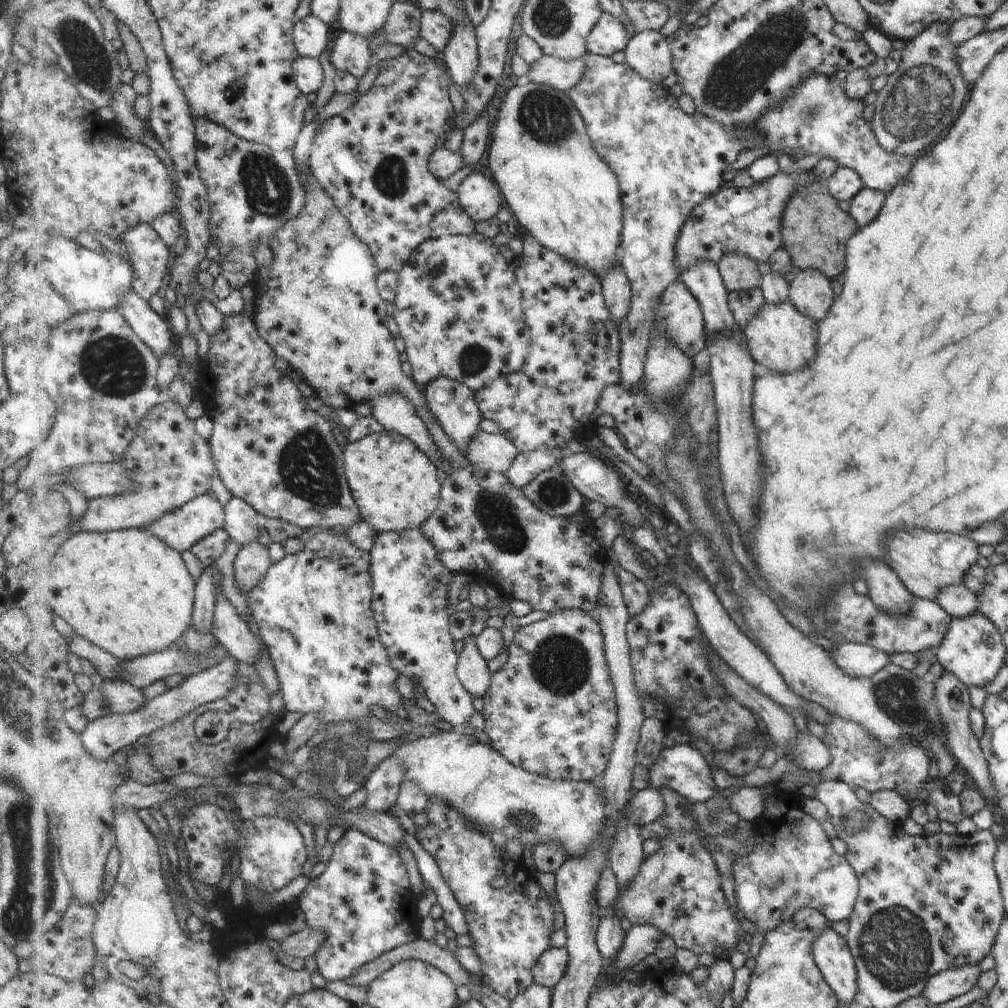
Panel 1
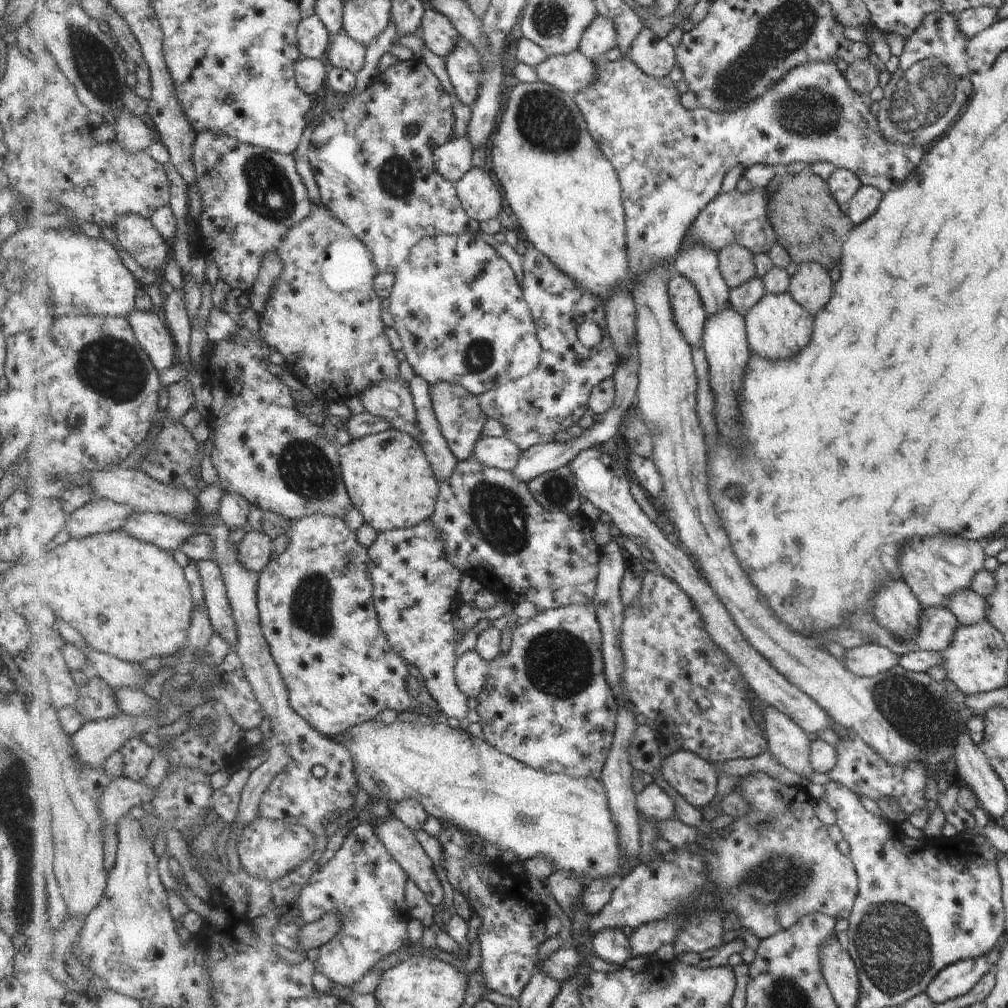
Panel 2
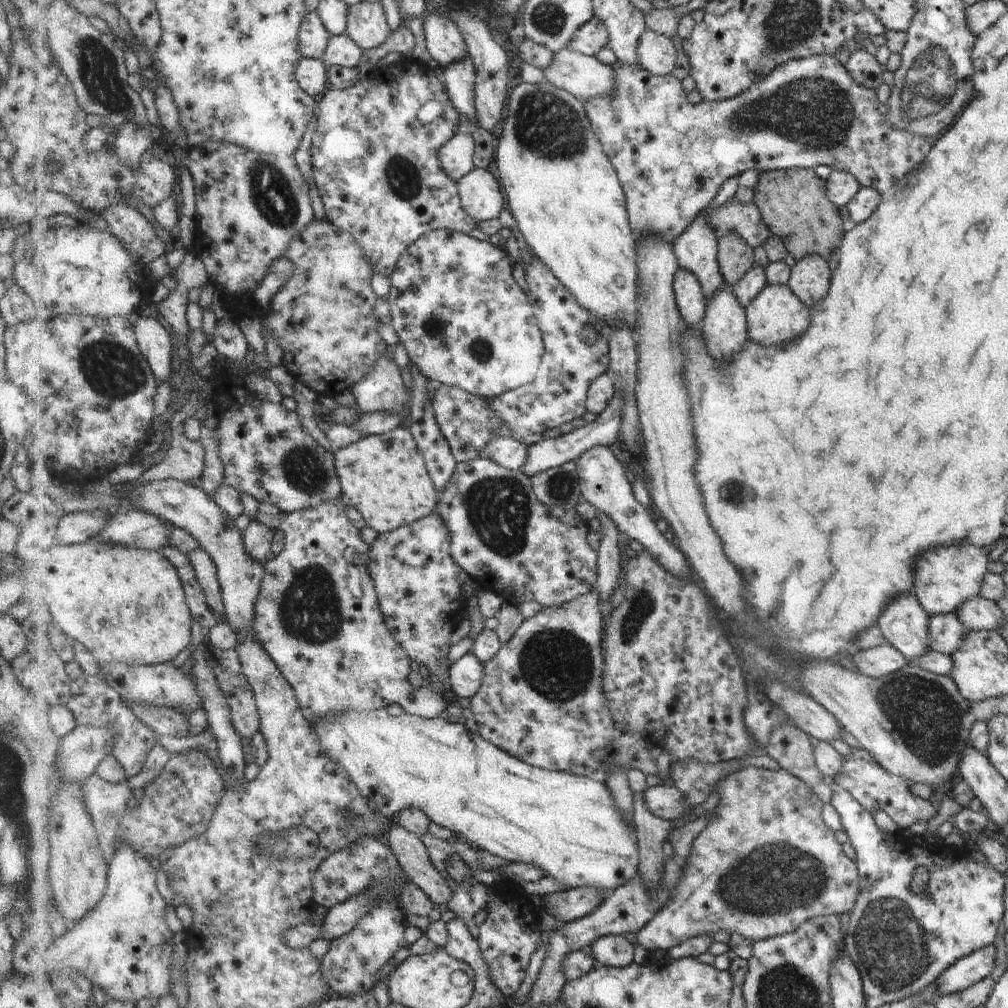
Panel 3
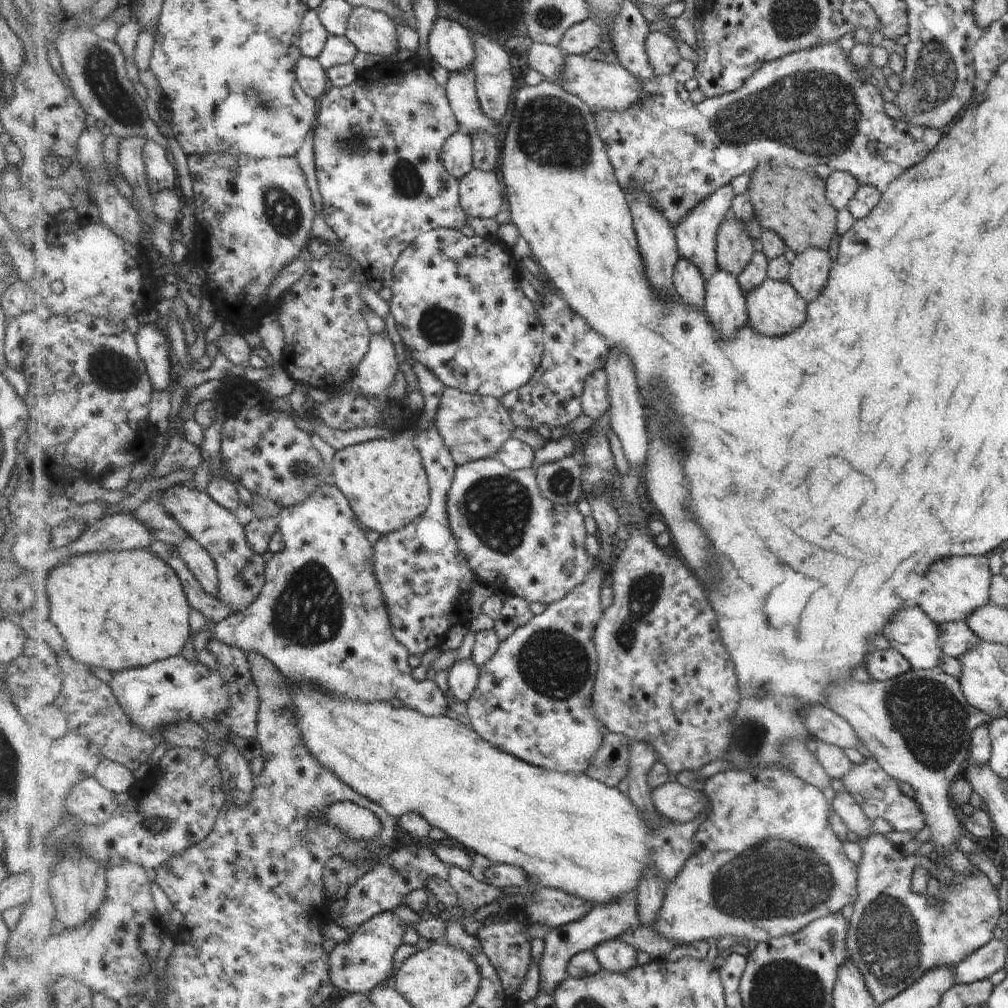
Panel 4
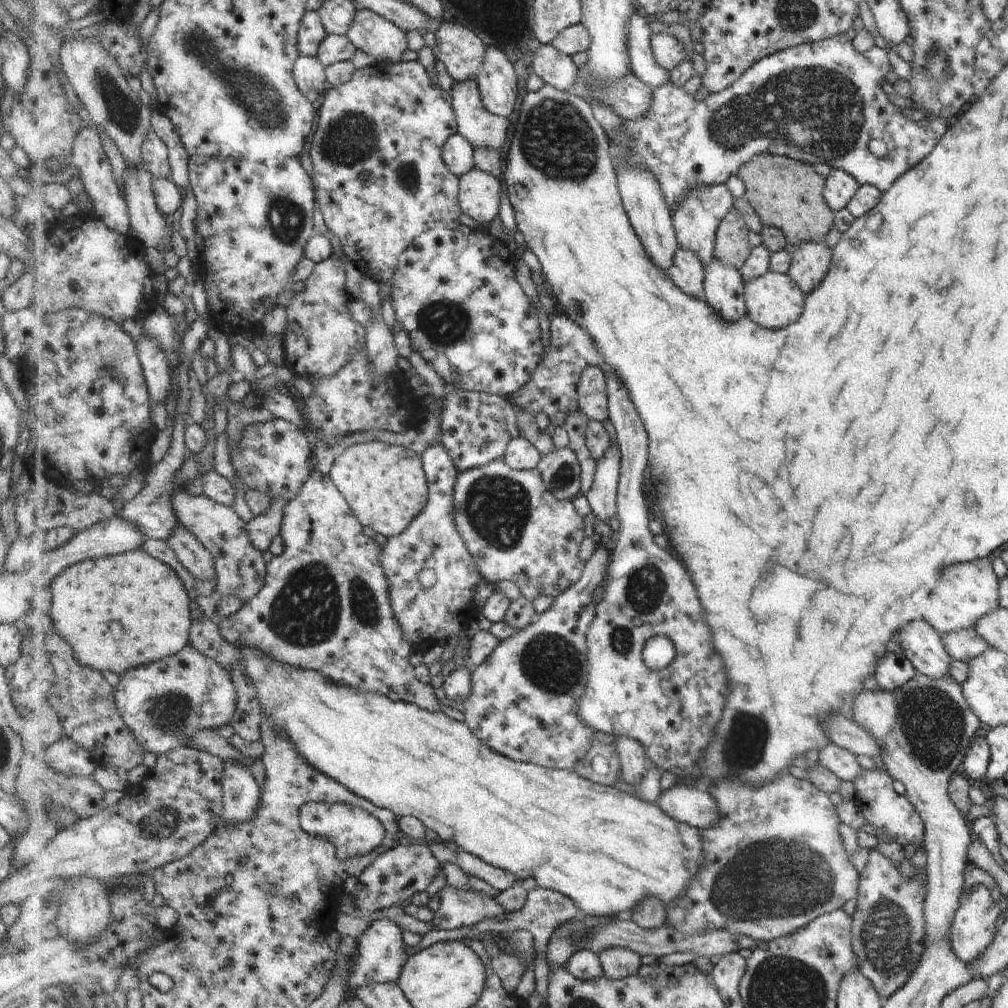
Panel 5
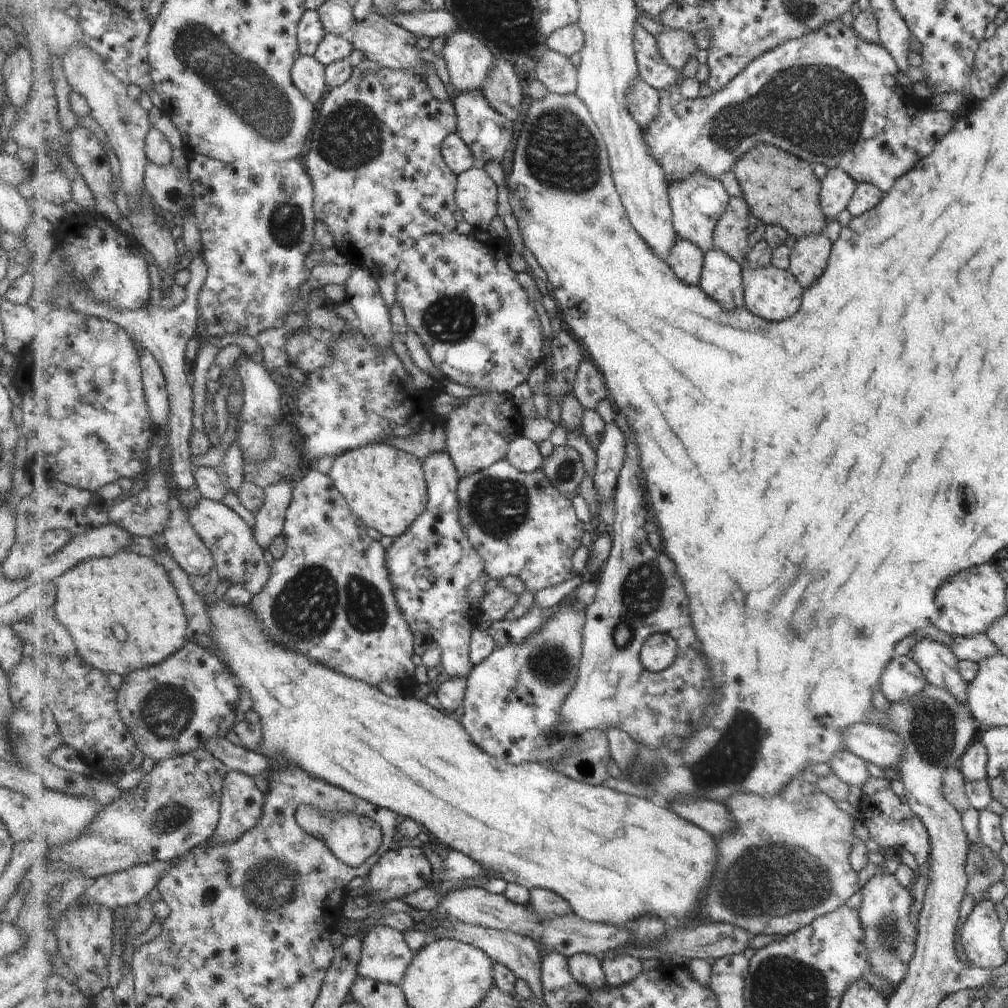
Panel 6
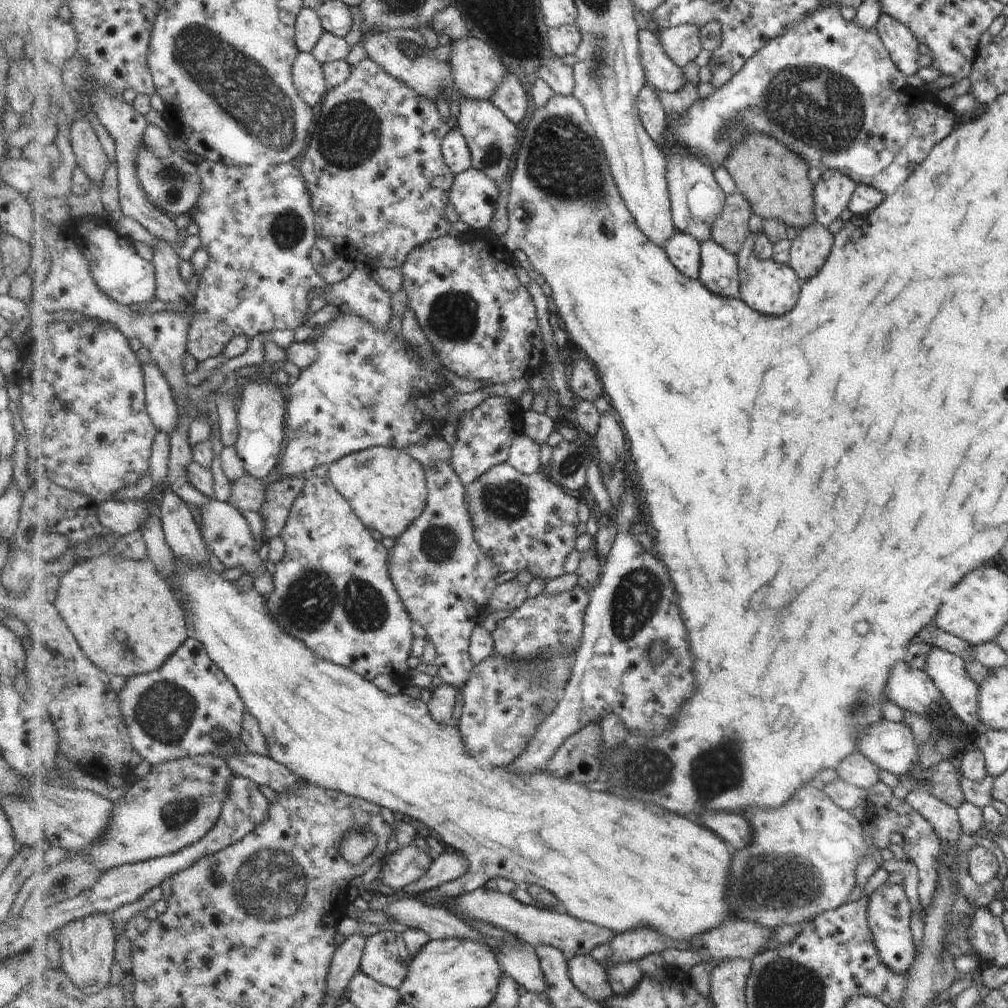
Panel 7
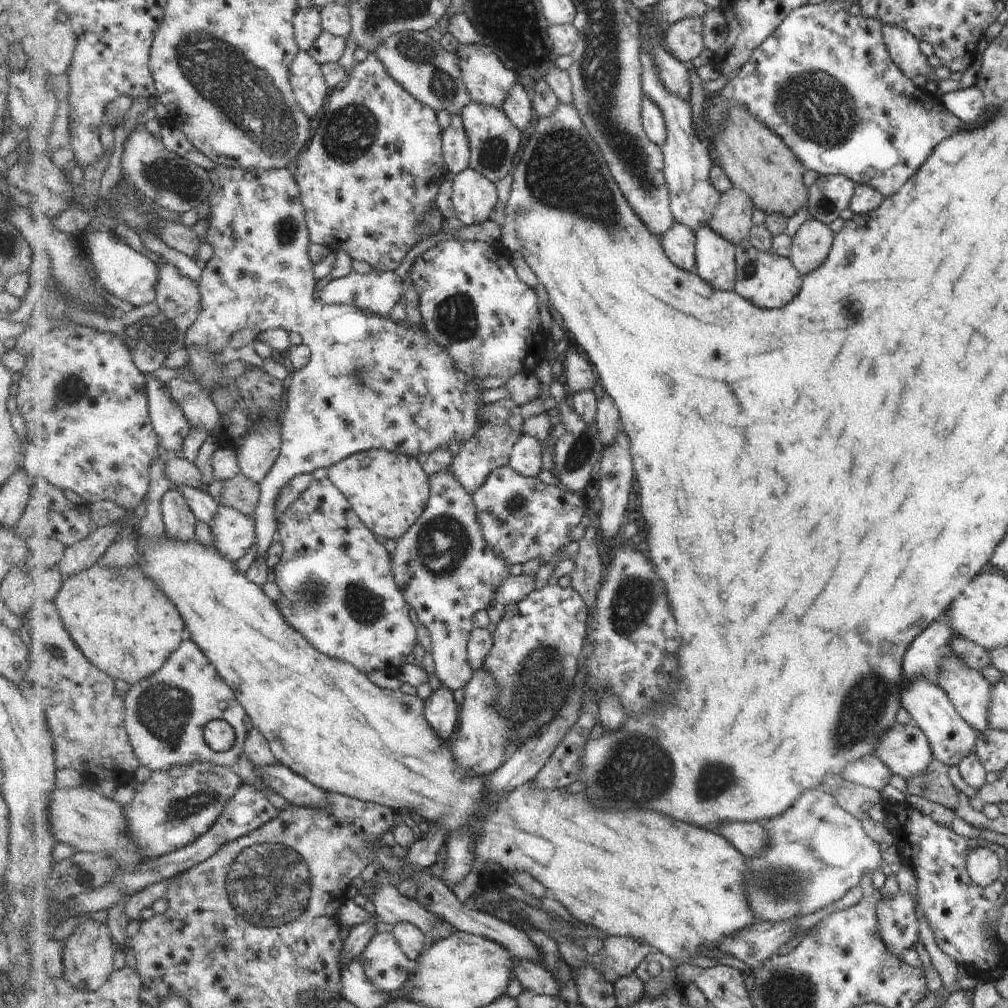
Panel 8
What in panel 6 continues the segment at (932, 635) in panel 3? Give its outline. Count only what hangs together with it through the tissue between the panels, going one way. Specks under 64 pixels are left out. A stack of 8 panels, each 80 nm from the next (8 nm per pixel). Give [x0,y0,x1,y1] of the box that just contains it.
[947,634,999,663]

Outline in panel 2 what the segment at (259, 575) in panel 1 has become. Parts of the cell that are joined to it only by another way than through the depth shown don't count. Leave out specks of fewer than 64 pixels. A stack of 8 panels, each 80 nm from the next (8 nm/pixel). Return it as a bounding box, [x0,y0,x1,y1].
[238,532,275,573]

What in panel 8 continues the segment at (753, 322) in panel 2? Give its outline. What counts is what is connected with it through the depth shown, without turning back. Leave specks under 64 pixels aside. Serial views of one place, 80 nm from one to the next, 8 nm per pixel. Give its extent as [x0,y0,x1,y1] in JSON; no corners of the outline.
[736,239,804,309]

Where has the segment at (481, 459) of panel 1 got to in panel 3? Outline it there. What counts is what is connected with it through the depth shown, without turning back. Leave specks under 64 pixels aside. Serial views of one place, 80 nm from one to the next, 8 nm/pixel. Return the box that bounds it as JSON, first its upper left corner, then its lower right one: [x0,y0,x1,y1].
[484,437,528,470]

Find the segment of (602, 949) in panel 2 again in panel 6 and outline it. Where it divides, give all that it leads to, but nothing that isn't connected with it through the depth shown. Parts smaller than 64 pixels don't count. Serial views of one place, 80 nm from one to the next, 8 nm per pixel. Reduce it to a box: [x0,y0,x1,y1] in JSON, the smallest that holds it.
[602,954,644,987]

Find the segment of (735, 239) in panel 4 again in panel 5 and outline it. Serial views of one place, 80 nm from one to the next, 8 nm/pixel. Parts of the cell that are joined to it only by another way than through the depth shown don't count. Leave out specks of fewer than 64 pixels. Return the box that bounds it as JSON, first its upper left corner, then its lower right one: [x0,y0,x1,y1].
[716,207,753,270]

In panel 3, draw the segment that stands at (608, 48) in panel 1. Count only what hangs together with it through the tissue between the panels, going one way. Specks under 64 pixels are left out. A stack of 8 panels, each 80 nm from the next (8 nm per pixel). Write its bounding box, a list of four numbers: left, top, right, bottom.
[569,16,609,57]

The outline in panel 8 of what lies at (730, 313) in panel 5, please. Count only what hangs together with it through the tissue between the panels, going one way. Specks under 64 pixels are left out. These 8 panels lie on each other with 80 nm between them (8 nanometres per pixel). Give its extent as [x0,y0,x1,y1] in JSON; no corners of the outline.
[696,225,735,291]

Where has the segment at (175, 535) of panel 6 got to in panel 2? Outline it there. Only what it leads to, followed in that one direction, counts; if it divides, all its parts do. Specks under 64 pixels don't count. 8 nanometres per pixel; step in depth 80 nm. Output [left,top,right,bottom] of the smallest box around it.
[198,561,240,653]

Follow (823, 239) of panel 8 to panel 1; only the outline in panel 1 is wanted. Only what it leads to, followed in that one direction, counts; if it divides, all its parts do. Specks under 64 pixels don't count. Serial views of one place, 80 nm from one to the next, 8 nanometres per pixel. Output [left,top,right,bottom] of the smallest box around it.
[790,268,833,324]

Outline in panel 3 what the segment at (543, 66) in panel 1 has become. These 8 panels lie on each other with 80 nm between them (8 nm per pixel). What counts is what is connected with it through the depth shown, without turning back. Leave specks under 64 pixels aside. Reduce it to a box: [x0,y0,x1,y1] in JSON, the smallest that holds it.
[544,48,619,100]

